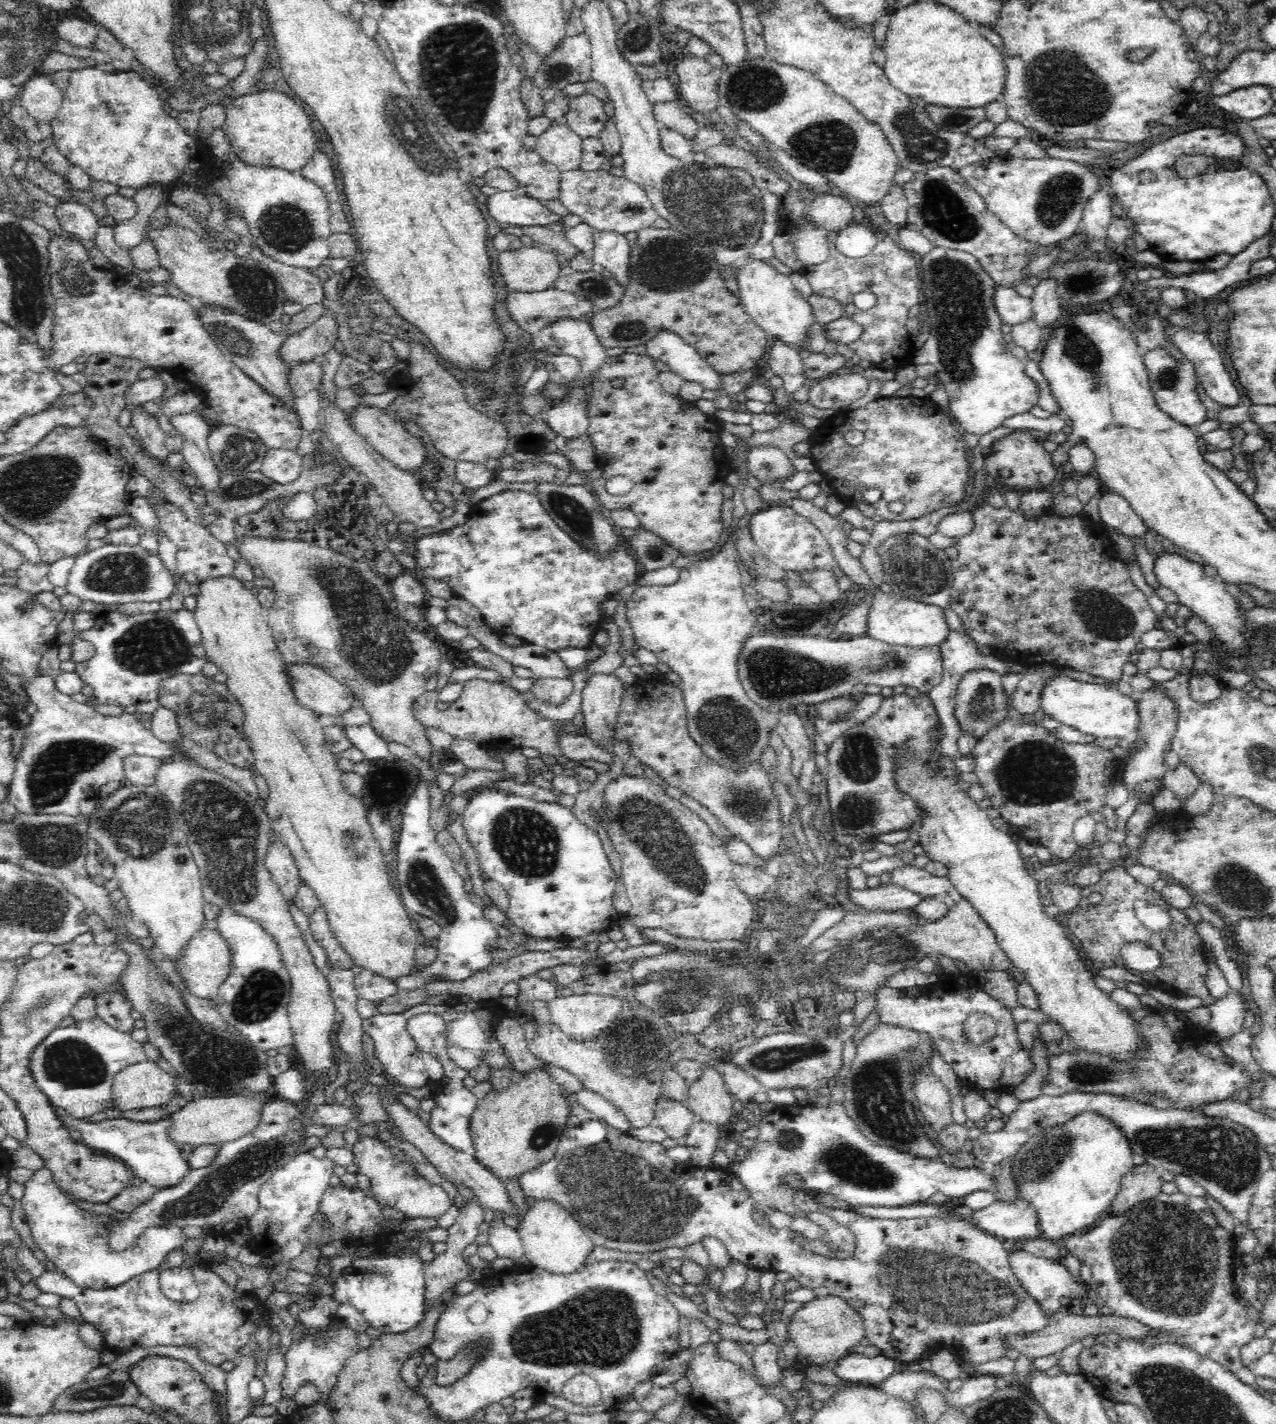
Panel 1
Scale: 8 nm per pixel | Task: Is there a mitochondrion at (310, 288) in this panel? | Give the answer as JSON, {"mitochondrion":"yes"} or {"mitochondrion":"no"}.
{"mitochondrion":"no"}

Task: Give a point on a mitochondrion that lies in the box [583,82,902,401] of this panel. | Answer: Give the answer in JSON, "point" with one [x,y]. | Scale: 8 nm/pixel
{"point":[716,205]}

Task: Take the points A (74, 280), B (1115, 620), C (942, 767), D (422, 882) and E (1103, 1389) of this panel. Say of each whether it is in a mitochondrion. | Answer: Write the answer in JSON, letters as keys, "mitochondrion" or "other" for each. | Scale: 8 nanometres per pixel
{"A":"mitochondrion","B":"mitochondrion","C":"other","D":"mitochondrion","E":"other"}

